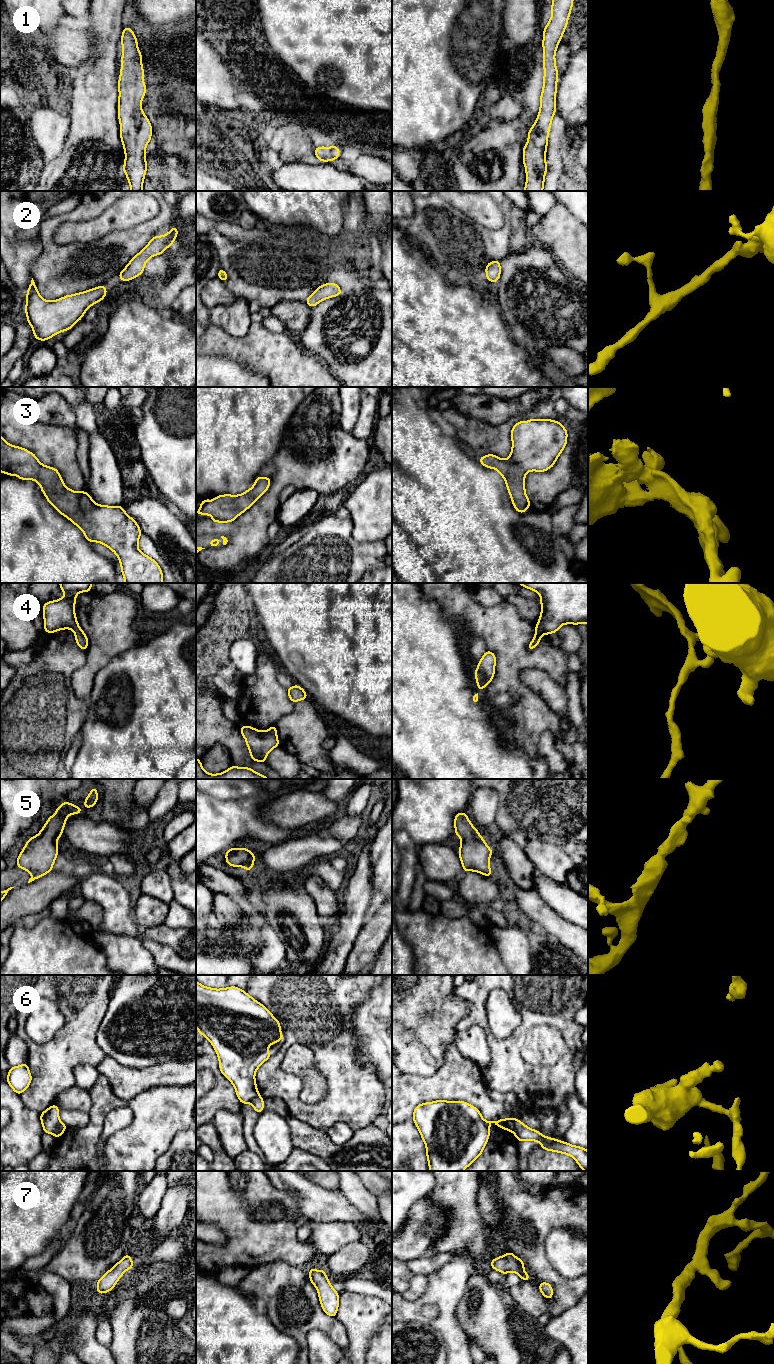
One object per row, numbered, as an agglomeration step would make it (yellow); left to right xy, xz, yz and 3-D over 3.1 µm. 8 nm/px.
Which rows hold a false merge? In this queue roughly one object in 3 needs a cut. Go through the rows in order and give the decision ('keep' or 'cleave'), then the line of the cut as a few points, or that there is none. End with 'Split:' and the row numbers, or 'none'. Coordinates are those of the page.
1: keep; cut none
2: keep; cut none
3: keep; cut none
4: cleave; cut yz (536, 625), (544, 633)
5: keep; cut none
6: cleave; cut xy (60, 1121), (57, 1130), (53, 1134)
7: keep; cut none
Split: 4, 6

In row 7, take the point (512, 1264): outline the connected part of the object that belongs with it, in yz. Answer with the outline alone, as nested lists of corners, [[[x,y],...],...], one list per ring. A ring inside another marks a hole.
[[[507,1252],[503,1256],[493,1258],[491,1268],[503,1273],[505,1276],[508,1272],[515,1272],[523,1281],[529,1281],[530,1276],[524,1270],[524,1262],[517,1258],[512,1252]]]

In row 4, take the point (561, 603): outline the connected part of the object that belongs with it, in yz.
[[[518,583],[540,594],[541,615],[537,626],[544,634],[555,633],[563,624],[588,625],[588,583]]]

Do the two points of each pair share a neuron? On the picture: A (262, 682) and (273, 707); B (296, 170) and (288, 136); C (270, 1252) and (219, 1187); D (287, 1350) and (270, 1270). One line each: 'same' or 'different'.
A: same
B: different
C: same
D: different

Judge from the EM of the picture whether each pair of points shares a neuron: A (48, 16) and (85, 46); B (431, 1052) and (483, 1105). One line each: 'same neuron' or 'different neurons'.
A: same neuron
B: different neurons

